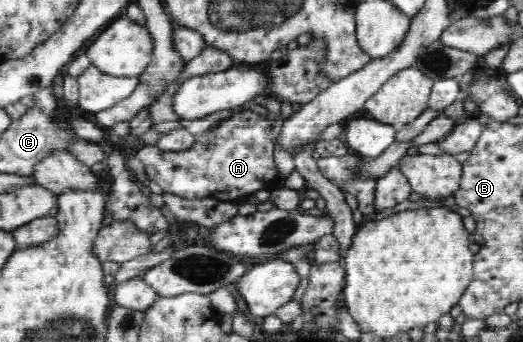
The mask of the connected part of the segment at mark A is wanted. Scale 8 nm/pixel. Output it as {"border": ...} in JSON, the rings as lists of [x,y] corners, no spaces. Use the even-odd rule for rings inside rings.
{"border":[[[250,110],[235,113],[217,129],[198,136],[196,145],[186,153],[164,153],[156,146],[141,145],[134,154],[144,164],[149,179],[163,192],[186,201],[217,199],[236,202],[261,189],[276,189],[278,179],[274,162],[274,133],[266,116]]]}

